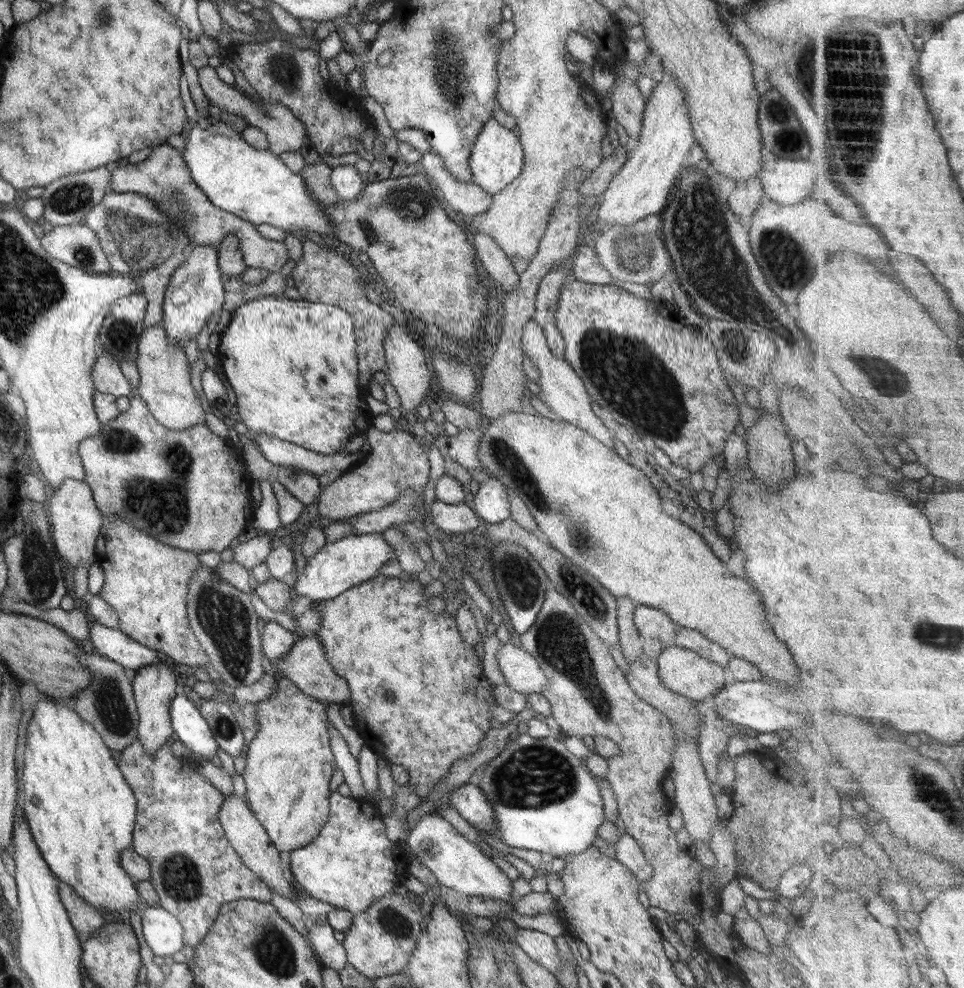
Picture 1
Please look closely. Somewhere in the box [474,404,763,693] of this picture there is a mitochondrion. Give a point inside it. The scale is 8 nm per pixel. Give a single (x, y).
(522, 582)

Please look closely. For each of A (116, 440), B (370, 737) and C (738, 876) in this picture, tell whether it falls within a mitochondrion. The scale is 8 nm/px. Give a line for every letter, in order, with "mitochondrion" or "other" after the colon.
A: mitochondrion
B: other
C: other

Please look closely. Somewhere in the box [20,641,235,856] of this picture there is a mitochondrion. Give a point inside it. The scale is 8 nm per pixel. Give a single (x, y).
(109, 699)

